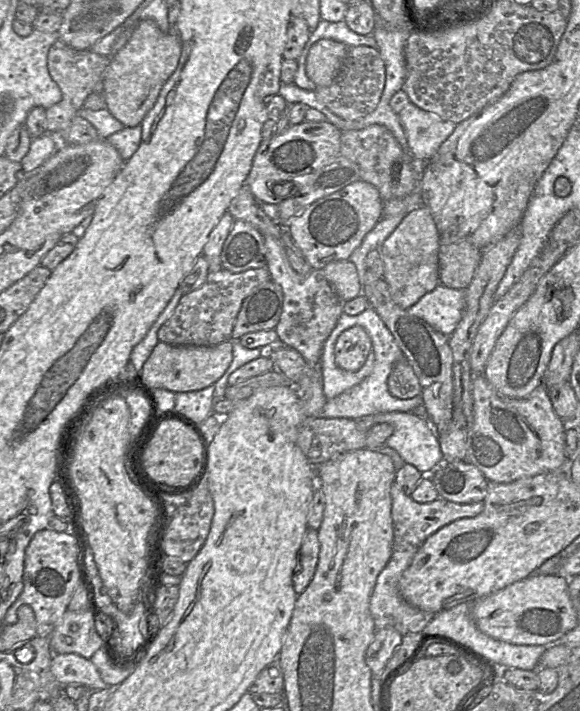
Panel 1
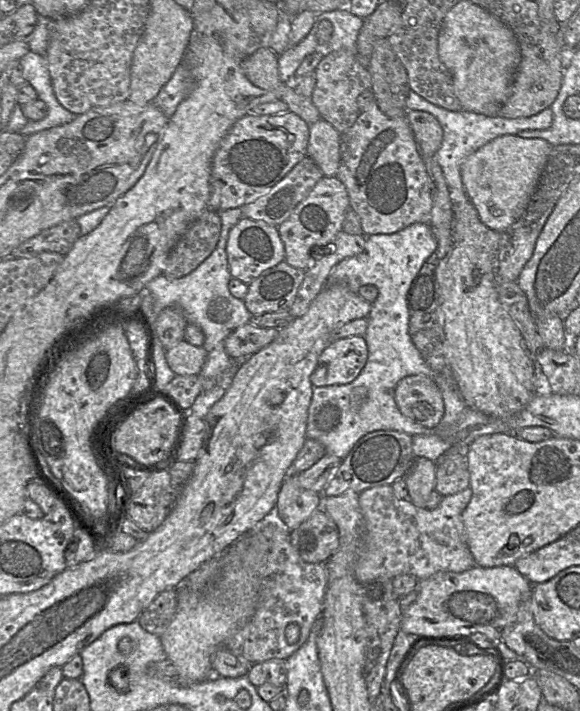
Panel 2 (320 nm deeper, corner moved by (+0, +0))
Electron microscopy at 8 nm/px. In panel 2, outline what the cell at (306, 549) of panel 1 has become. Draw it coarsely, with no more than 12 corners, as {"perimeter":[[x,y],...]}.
{"perimeter":[[322,507],[290,531],[306,563],[326,563],[338,527]]}

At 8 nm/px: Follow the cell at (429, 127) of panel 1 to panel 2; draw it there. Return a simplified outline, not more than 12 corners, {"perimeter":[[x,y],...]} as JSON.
{"perimeter":[[412,90],[405,108],[442,127],[434,158],[452,203],[469,202],[461,167],[496,137],[546,130],[553,112],[489,117],[430,103]]}

